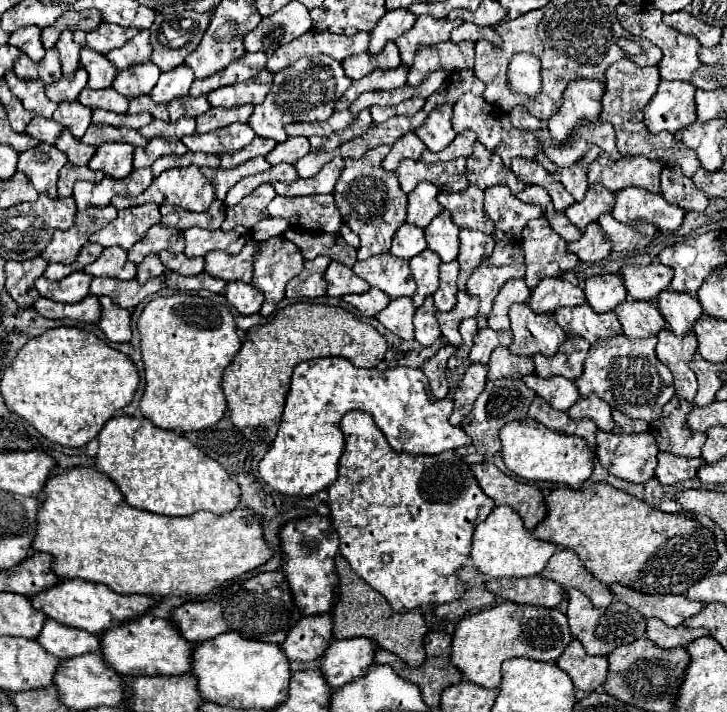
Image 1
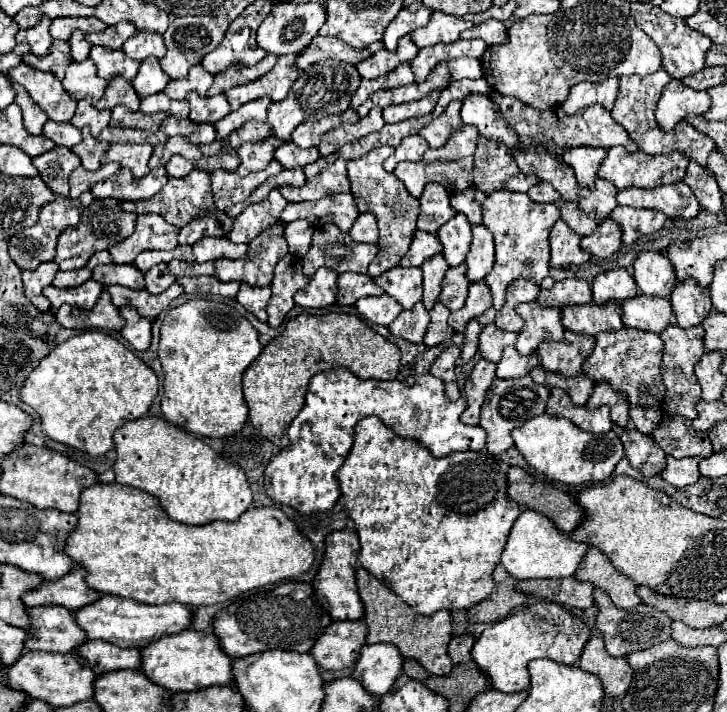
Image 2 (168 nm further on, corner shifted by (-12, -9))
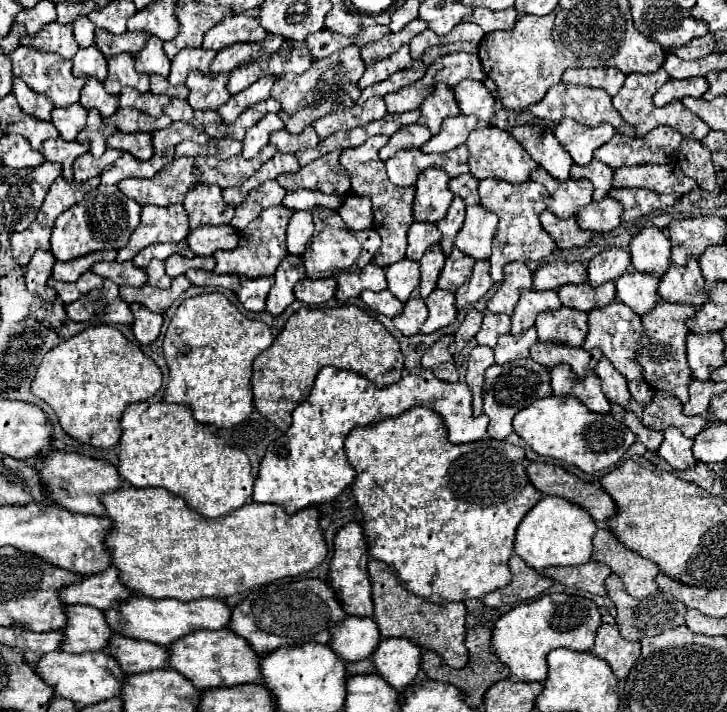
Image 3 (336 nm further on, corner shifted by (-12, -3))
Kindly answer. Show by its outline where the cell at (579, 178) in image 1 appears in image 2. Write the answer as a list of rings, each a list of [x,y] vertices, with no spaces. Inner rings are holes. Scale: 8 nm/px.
[[[576,147],[572,151],[564,151],[562,159],[576,173],[576,181],[580,187],[592,189],[596,183],[596,173],[606,157],[606,149],[602,147]]]

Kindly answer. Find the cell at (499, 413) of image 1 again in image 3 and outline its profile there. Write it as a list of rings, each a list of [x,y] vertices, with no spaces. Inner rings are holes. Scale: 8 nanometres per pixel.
[[[530,357],[514,359],[514,361],[508,361],[504,365],[494,363],[492,367],[486,369],[482,393],[484,393],[484,413],[490,417],[488,435],[494,439],[506,439],[512,433],[514,415],[520,409],[524,409],[524,405],[530,405],[532,401],[552,393],[550,371]]]

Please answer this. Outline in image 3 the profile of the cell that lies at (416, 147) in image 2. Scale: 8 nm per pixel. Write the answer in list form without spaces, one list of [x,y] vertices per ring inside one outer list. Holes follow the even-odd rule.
[[[414,123],[414,125],[406,125],[402,129],[398,129],[390,141],[380,149],[380,159],[386,161],[388,157],[392,157],[396,151],[400,149],[408,149],[408,147],[422,147],[428,139],[430,139],[430,131],[426,125]]]

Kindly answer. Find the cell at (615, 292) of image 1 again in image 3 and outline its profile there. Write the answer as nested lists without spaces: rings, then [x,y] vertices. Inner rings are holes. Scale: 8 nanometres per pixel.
[[[606,249],[588,261],[588,283],[598,287],[606,281],[616,281],[630,267],[630,253],[626,249]]]

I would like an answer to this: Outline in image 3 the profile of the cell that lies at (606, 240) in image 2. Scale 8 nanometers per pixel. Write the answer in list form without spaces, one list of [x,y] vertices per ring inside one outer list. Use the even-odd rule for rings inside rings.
[[[604,197],[600,201],[592,201],[586,207],[578,209],[576,213],[576,221],[582,229],[590,229],[590,231],[612,231],[620,225],[620,215],[622,215],[622,205],[612,199],[612,197]]]

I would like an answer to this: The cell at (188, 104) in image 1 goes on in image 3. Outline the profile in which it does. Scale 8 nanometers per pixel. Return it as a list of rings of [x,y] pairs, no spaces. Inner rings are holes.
[[[192,71],[186,81],[190,95],[188,103],[192,109],[218,109],[224,105],[230,97],[226,85],[228,85],[228,73],[196,73]]]

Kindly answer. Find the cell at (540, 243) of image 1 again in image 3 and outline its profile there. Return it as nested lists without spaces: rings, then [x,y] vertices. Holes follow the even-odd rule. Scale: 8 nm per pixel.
[[[542,211],[540,213],[540,225],[544,227],[544,231],[554,239],[554,243],[560,249],[570,249],[570,247],[584,247],[592,233],[586,229],[580,229],[576,219],[558,219],[554,213]]]

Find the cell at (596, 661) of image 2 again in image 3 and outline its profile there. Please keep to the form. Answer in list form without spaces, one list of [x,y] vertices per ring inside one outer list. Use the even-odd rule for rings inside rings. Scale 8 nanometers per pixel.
[[[616,623],[602,625],[596,635],[596,643],[592,649],[594,655],[600,655],[602,659],[608,659],[618,679],[626,679],[634,661],[640,655],[640,641],[626,641],[620,635],[620,629]]]

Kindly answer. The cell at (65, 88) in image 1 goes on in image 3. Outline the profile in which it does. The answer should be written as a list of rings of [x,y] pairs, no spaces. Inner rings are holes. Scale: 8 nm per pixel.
[[[96,45],[86,47],[86,49],[78,49],[78,53],[74,55],[72,61],[74,61],[72,73],[76,77],[86,75],[86,77],[98,77],[100,81],[104,81],[104,77],[108,73],[106,57],[100,53],[100,49]]]

